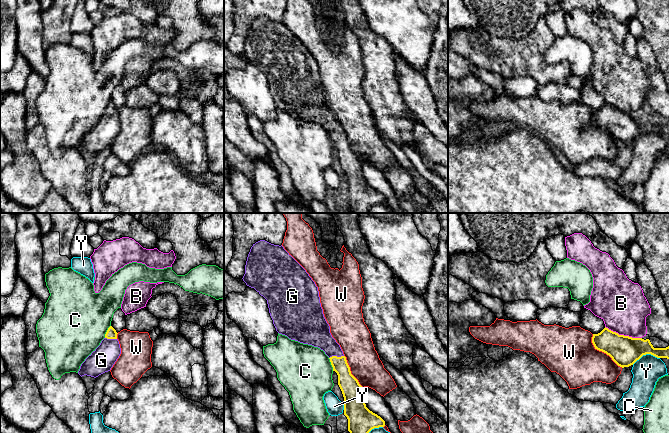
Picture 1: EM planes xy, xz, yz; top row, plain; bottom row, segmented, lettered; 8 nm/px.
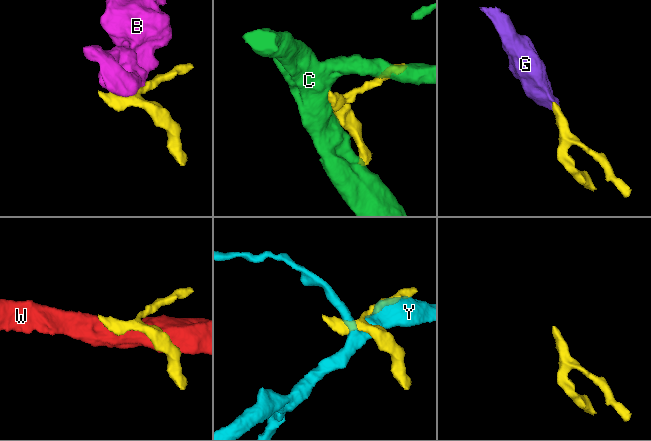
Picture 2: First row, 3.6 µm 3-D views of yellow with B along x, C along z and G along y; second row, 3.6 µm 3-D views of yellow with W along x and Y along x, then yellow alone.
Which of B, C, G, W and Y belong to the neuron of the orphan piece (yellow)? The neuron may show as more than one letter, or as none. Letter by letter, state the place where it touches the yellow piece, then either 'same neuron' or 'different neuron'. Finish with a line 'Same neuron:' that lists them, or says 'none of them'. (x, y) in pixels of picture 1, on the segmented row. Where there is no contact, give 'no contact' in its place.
B: contact yz (623, 335); different neuron
C: contact xz (331, 364); different neuron
G: contact xz (336, 356); same neuron
W: contact yz (602, 351); different neuron
Y: contact yz (645, 354); different neuron
Same neuron: G

